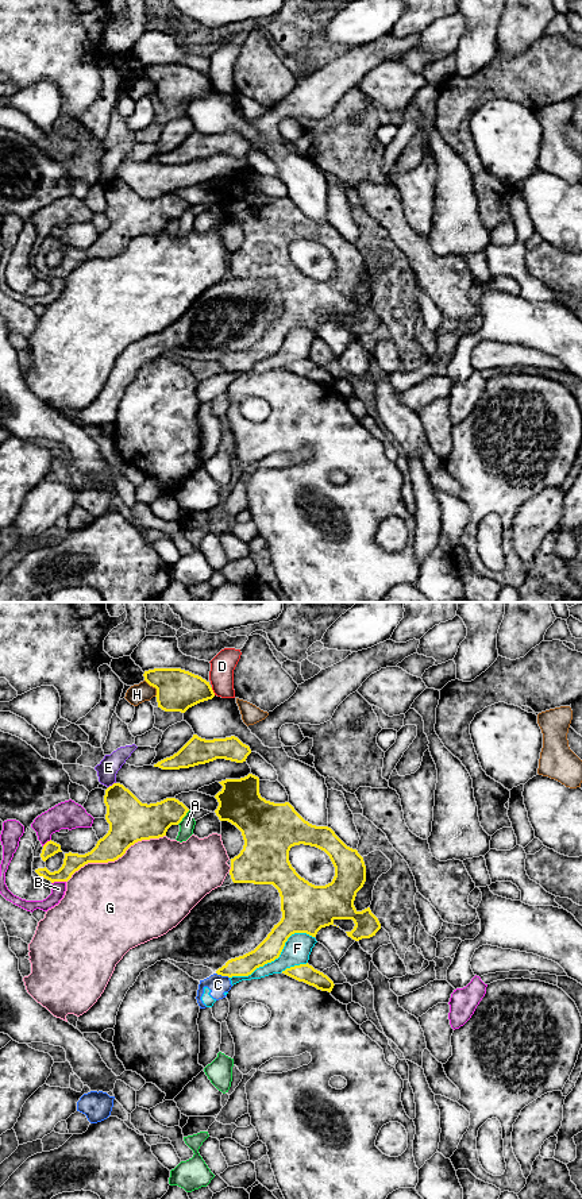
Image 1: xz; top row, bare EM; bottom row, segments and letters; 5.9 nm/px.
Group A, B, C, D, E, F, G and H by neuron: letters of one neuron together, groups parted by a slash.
A / B / C F / D / E / G / H

